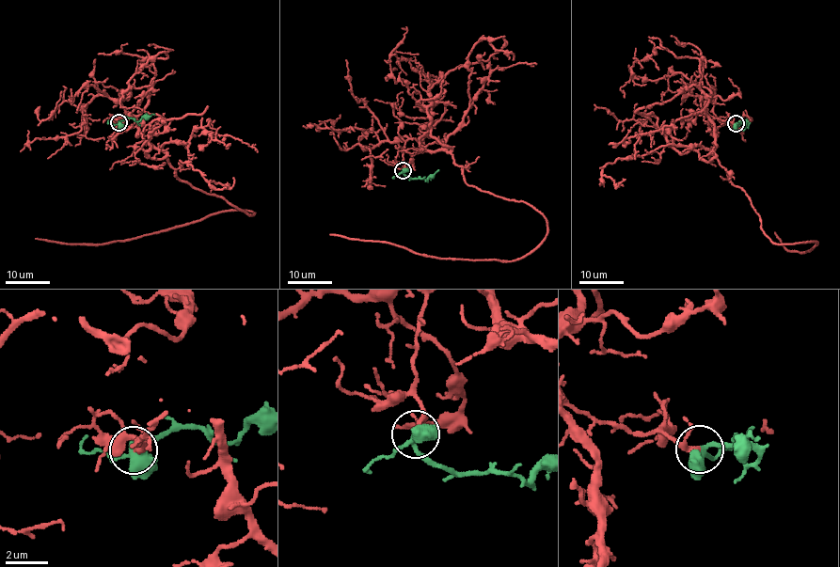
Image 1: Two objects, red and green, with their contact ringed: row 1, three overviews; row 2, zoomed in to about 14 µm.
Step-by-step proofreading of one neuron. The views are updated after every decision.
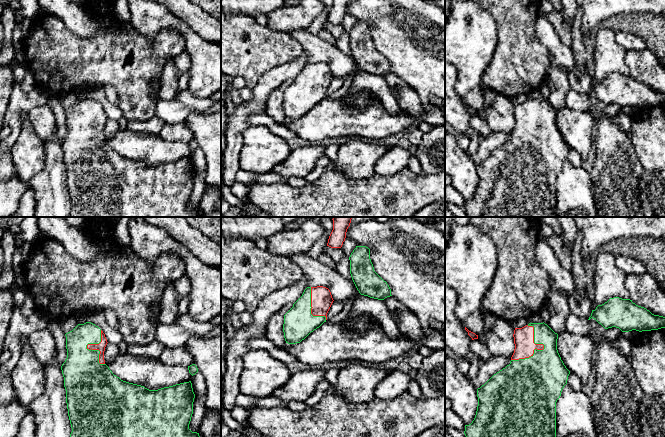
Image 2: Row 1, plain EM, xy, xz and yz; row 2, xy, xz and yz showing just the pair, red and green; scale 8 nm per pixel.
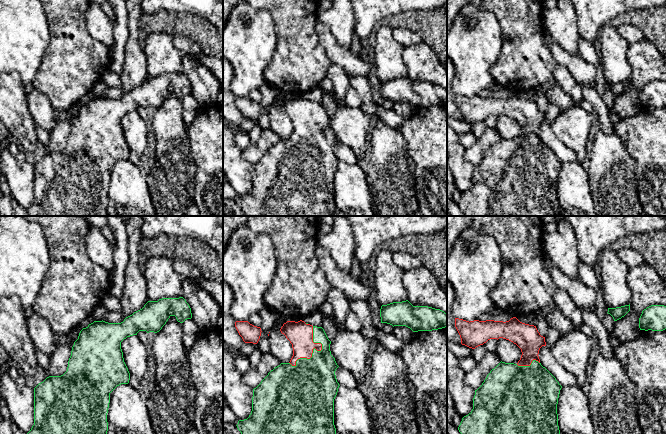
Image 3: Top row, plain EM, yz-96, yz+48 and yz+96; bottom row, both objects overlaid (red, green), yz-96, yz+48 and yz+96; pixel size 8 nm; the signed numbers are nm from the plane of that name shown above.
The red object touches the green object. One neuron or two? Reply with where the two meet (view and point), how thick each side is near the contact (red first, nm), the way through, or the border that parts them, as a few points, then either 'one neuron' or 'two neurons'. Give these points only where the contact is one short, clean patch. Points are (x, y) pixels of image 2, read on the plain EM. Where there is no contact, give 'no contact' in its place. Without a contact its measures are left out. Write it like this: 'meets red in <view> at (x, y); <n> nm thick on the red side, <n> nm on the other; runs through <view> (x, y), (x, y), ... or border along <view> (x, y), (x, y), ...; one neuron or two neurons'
meets red in yz at (540, 125); 160 nm thick on the red side, 400 nm on the other; runs through yz (524, 119), (532, 119), (540, 125), (538, 156); one neuron

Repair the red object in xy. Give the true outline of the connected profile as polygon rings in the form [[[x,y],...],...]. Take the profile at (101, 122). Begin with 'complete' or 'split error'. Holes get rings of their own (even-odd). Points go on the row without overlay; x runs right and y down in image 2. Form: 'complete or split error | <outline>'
split error | [[[91,98],[78,100],[65,112],[67,134],[61,146],[72,204],[70,217],[206,217],[189,205],[195,174],[191,157],[158,166],[123,157],[105,140],[104,127],[108,118],[98,102]]]

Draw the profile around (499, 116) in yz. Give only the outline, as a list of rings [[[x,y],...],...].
[[[496,95],[492,105],[486,110],[486,122],[492,132],[512,133],[515,125],[514,106],[509,98]]]

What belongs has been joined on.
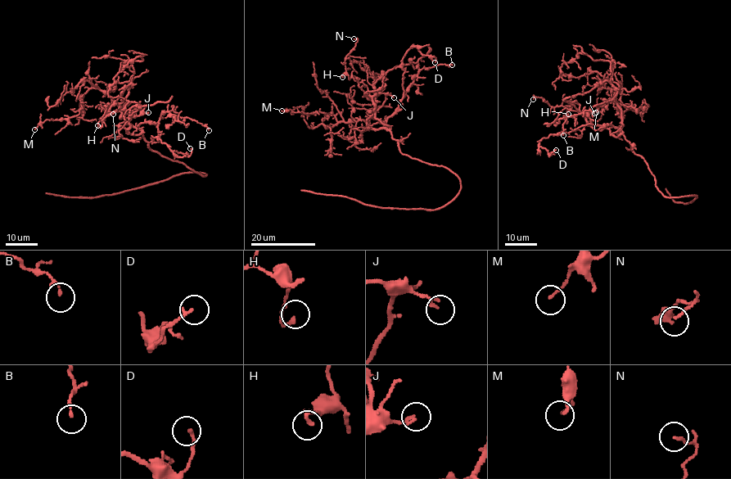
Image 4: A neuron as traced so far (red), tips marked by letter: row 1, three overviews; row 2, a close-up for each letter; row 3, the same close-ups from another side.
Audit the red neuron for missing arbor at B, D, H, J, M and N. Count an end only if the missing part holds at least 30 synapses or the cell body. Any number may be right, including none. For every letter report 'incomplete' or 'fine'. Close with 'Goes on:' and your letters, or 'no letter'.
B: fine
D: fine
H: fine
J: fine
M: fine
N: fine
Goes on: no letter

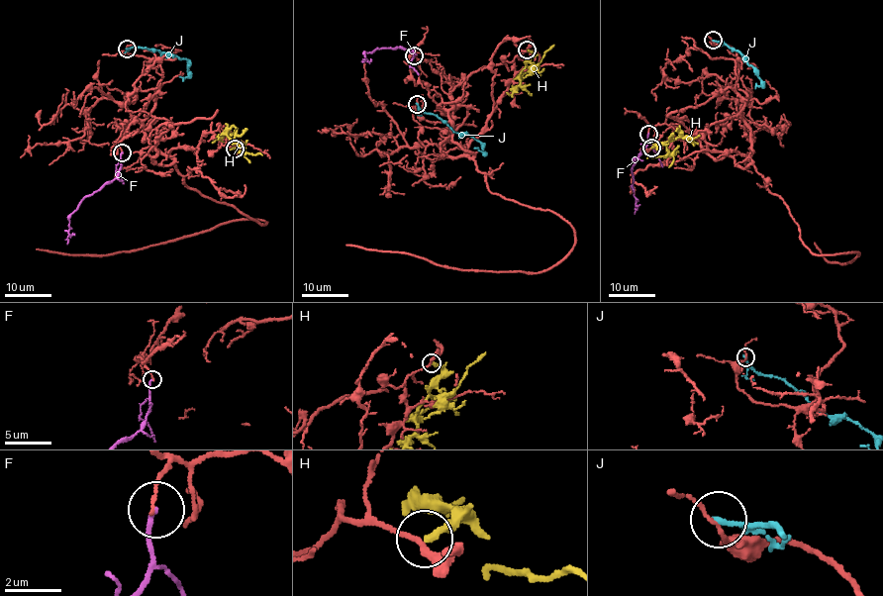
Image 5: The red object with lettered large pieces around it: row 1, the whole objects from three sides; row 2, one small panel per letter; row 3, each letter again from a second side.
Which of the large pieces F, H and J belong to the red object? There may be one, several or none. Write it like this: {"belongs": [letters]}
{"belongs": []}

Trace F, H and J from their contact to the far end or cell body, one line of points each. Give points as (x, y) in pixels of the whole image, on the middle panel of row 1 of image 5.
F: (414, 55), (409, 49), (398, 47), (379, 49), (364, 53), (364, 59)
H: (527, 49), (533, 57), (519, 74), (519, 85), (512, 94), (506, 92)
J: (418, 104), (423, 112), (437, 115), (453, 131), (478, 140), (483, 152), (473, 148)

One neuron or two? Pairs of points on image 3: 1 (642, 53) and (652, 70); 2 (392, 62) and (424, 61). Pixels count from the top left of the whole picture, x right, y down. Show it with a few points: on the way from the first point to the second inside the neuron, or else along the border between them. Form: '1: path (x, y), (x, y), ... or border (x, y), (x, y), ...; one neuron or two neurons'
1: path (644, 57), (650, 66); one neuron
2: border (402, 47), (402, 61), (406, 67), (407, 75); two neurons

